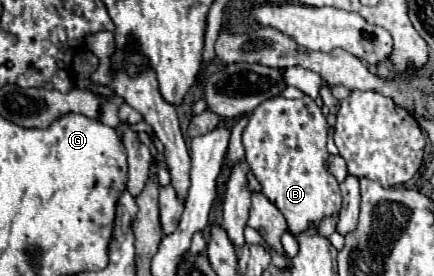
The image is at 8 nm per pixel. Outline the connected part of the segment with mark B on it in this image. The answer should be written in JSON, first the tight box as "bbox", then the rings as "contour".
{"bbox":[243,96,341,230],"contour":[[[283,96],[271,98],[257,106],[249,122],[243,130],[243,144],[245,144],[245,158],[257,182],[261,184],[261,192],[275,204],[287,220],[289,230],[305,230],[309,222],[319,226],[323,216],[337,214],[341,210],[341,192],[337,180],[327,170],[327,118],[323,116],[321,108],[309,98],[303,96],[299,100],[287,100]]]}

